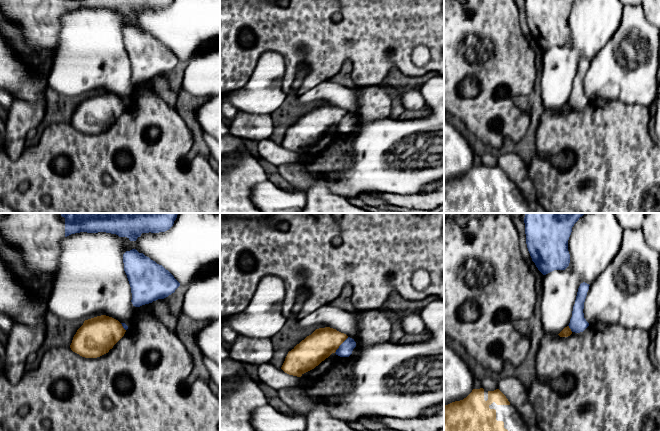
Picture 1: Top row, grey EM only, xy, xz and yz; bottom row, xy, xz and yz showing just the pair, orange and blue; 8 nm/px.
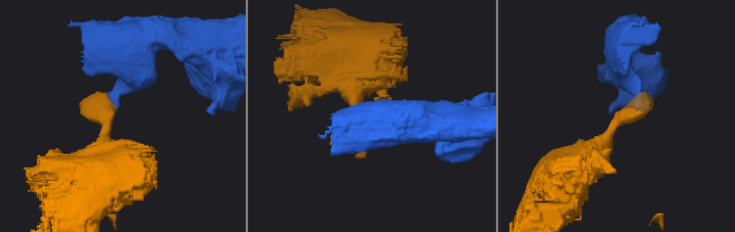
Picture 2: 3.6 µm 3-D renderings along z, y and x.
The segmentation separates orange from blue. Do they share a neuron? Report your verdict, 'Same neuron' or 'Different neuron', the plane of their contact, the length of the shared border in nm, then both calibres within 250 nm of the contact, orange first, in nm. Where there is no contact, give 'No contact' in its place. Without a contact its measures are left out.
Different neuron. Touches orange in xz. Shared border 170 nm. Thickness 240 nm (orange) against 110 nm

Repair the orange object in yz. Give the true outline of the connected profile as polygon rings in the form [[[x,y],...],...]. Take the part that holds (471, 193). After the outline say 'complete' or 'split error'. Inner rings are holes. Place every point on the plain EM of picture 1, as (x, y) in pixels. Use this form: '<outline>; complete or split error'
[[[473,165],[463,176],[444,182],[444,213],[546,213],[539,204],[532,204],[499,166]]]; split error

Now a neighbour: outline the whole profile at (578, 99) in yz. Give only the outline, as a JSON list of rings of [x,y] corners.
[[[583,58],[578,64],[575,80],[573,82],[572,93],[568,101],[572,108],[583,108],[589,102],[589,99],[584,94],[583,89],[584,78],[589,66],[589,62],[589,60]]]

